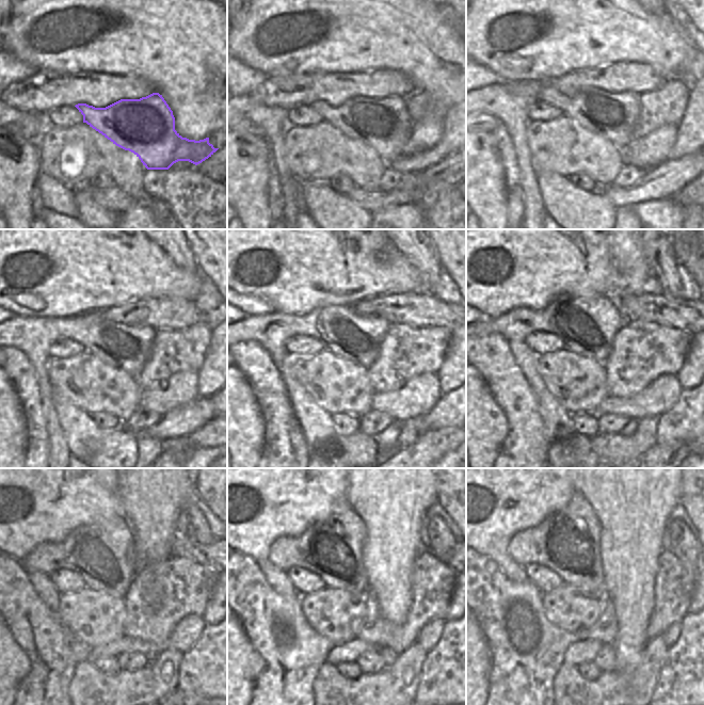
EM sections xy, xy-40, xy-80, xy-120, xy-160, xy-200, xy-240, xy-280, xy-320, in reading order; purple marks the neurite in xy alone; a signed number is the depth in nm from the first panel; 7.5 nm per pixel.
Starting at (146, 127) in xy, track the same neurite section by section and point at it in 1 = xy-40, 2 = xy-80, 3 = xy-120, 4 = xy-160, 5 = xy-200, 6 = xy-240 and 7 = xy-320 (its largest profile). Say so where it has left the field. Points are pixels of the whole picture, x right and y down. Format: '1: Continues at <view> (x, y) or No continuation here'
1: Continues at xy-40 (383, 123)
2: Continues at xy-80 (611, 115)
3: Continues at xy-120 (127, 348)
4: Continues at xy-160 (345, 333)
5: Continues at xy-200 (587, 325)
6: Continues at xy-240 (102, 554)
7: Continues at xy-320 (568, 542)

